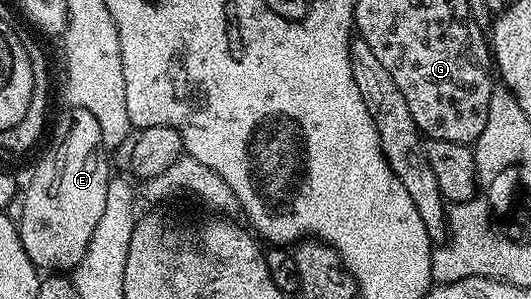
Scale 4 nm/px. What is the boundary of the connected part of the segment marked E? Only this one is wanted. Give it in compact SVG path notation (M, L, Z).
M71 107L67 111L68 113L60 115L59 122L55 125L55 138L27 185L27 194L23 197L23 214L17 217L21 243L29 259L40 271L75 270L89 247L89 239L93 239L93 230L97 223L101 223L101 211L105 211L109 157L105 152L101 127L98 126L97 119L85 109Z

